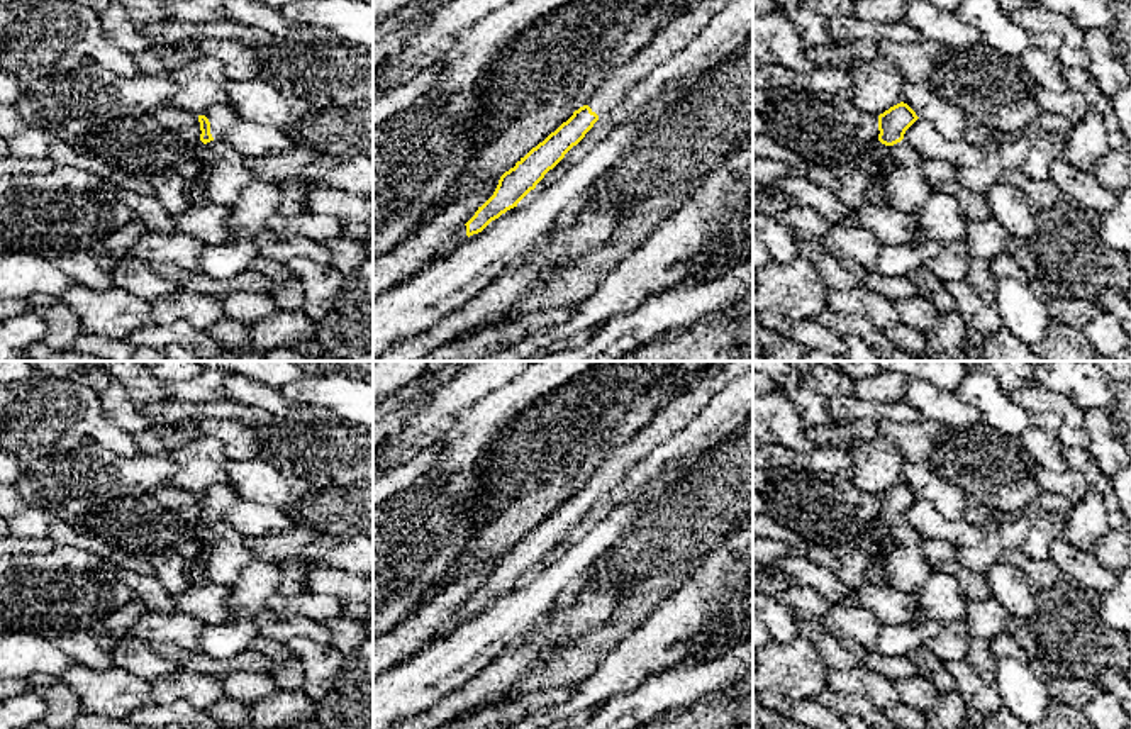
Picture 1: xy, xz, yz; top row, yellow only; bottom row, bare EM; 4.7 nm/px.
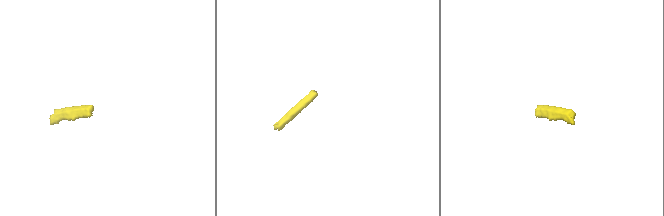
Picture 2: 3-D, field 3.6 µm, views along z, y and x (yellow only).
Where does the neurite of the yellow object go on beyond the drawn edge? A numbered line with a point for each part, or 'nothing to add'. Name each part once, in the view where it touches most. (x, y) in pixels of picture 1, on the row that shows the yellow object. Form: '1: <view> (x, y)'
1: xy (222, 117)
2: xz (462, 234)

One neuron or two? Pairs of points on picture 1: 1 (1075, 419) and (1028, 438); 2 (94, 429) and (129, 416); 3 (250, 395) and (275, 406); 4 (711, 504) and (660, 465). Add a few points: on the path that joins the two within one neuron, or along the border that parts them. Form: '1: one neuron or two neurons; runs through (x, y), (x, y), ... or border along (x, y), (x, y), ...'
1: two neurons; border along (1055, 436), (1062, 443)
2: two neurons; border along (99, 394), (102, 412), (117, 426), (134, 434)
3: one neuron; runs through (256, 395), (268, 400)
4: two neurons; border along (702, 453), (674, 467), (658, 482)

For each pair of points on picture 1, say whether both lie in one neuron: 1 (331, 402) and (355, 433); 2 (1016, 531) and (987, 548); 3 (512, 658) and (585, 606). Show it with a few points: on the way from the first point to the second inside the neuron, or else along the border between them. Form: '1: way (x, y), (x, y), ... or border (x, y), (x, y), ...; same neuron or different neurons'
1: border (343, 417), (355, 422); different neurons
2: way (1009, 534), (994, 545); same neuron
3: way (531, 651), (553, 638), (567, 624); same neuron

